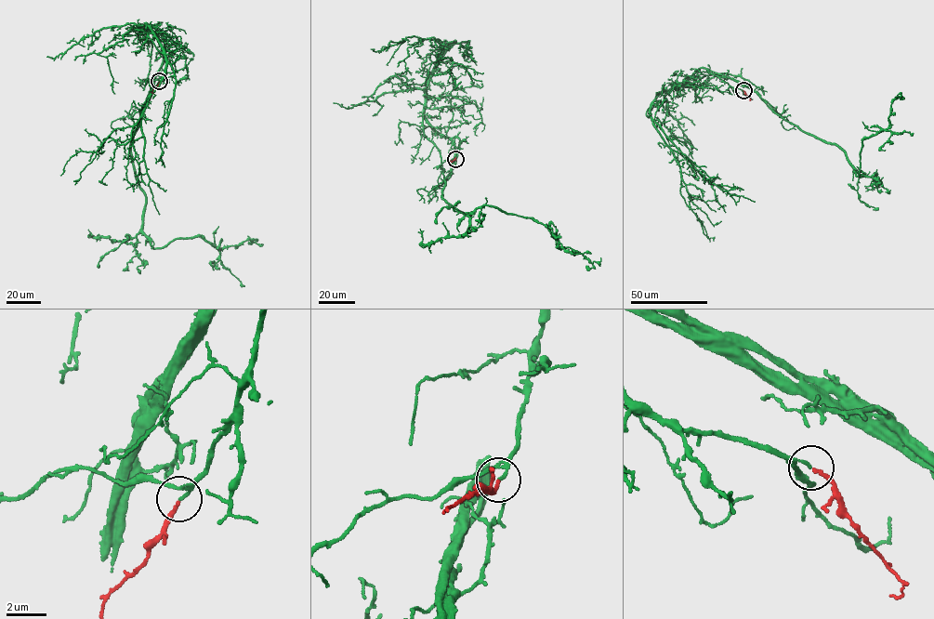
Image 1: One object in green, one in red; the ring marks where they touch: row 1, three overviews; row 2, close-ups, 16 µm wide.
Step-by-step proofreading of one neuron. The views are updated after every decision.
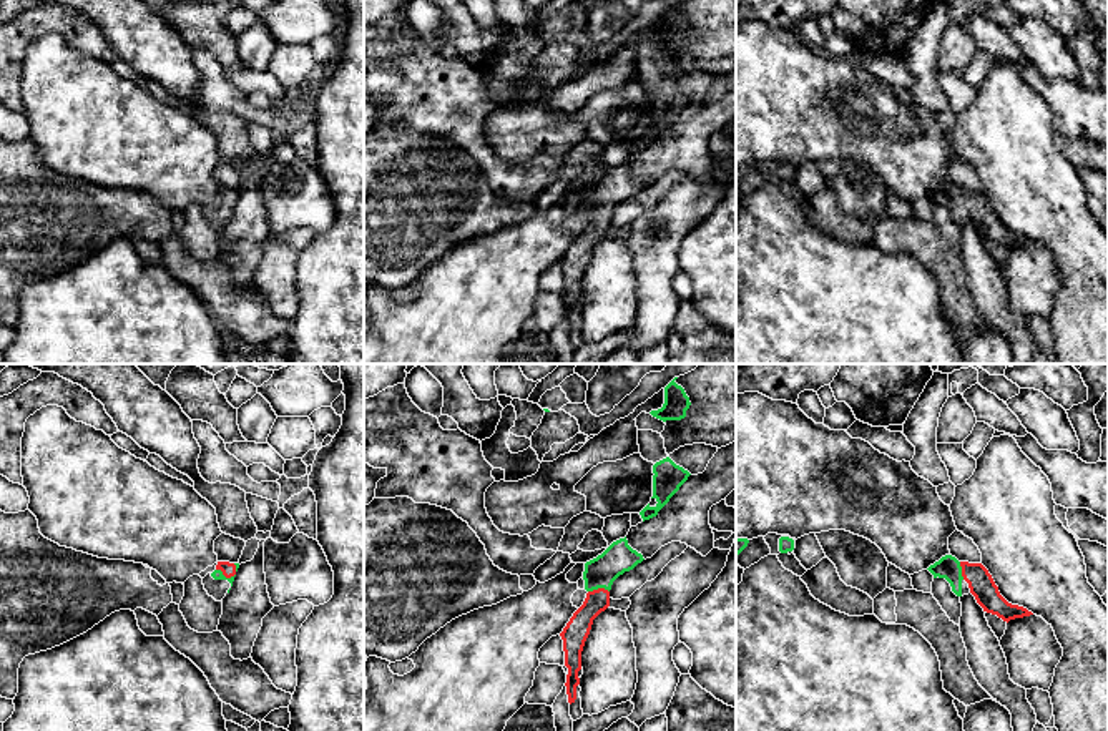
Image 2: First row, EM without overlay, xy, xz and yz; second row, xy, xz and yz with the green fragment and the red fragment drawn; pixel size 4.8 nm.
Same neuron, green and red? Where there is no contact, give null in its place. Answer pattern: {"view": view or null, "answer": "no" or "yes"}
{"view": "xz", "answer": "yes"}

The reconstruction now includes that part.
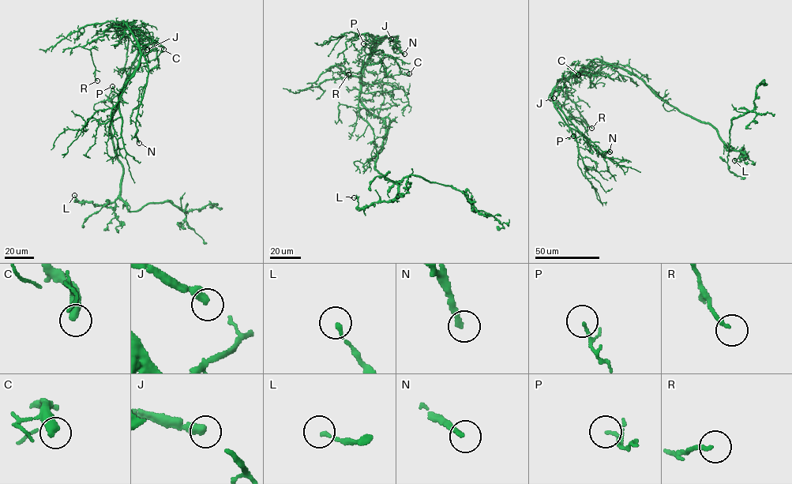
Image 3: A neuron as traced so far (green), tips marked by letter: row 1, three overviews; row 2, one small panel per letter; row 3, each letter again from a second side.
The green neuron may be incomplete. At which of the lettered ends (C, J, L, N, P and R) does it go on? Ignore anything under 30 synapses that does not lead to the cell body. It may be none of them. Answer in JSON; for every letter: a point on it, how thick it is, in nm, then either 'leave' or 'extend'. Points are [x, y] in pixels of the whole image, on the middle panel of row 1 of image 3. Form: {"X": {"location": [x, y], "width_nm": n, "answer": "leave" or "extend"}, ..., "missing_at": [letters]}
{"C": {"location": [409, 73], "width_nm": 420, "answer": "leave"}, "J": {"location": [391, 39], "width_nm": 400, "answer": "extend"}, "L": {"location": [354, 197], "width_nm": 160, "answer": "leave"}, "N": {"location": [404, 54], "width_nm": 240, "answer": "extend"}, "P": {"location": [363, 43], "width_nm": 80, "answer": "leave"}, "R": {"location": [348, 74], "width_nm": 140, "answer": "leave"}, "missing_at": ["J", "N"]}

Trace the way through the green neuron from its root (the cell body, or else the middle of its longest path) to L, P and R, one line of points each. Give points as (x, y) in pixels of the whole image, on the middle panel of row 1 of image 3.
L: (384, 138), (375, 170), (388, 179), (399, 181), (397, 196), (362, 208), (354, 197)
P: (384, 138), (384, 121), (367, 110), (360, 97), (362, 71), (386, 36), (373, 48), (363, 43)
R: (384, 138), (385, 121), (366, 109), (358, 77), (339, 64), (327, 70), (333, 65), (348, 74)

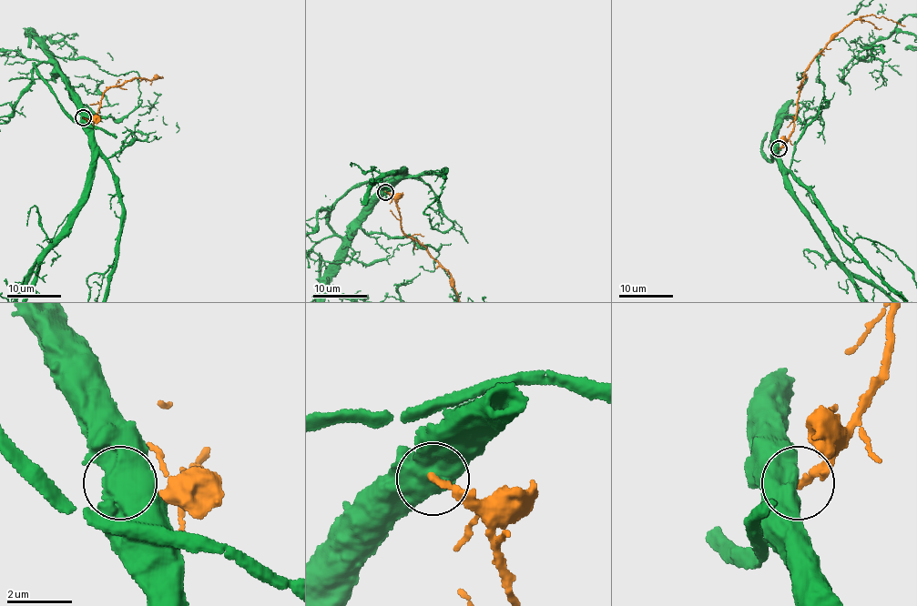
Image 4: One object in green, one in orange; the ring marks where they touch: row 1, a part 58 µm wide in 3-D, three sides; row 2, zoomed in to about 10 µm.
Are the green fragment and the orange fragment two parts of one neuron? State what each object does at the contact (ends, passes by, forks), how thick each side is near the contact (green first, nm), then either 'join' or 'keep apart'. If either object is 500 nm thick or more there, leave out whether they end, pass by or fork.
850 nm thick on the green side, 200 nm on the other; keep apart

